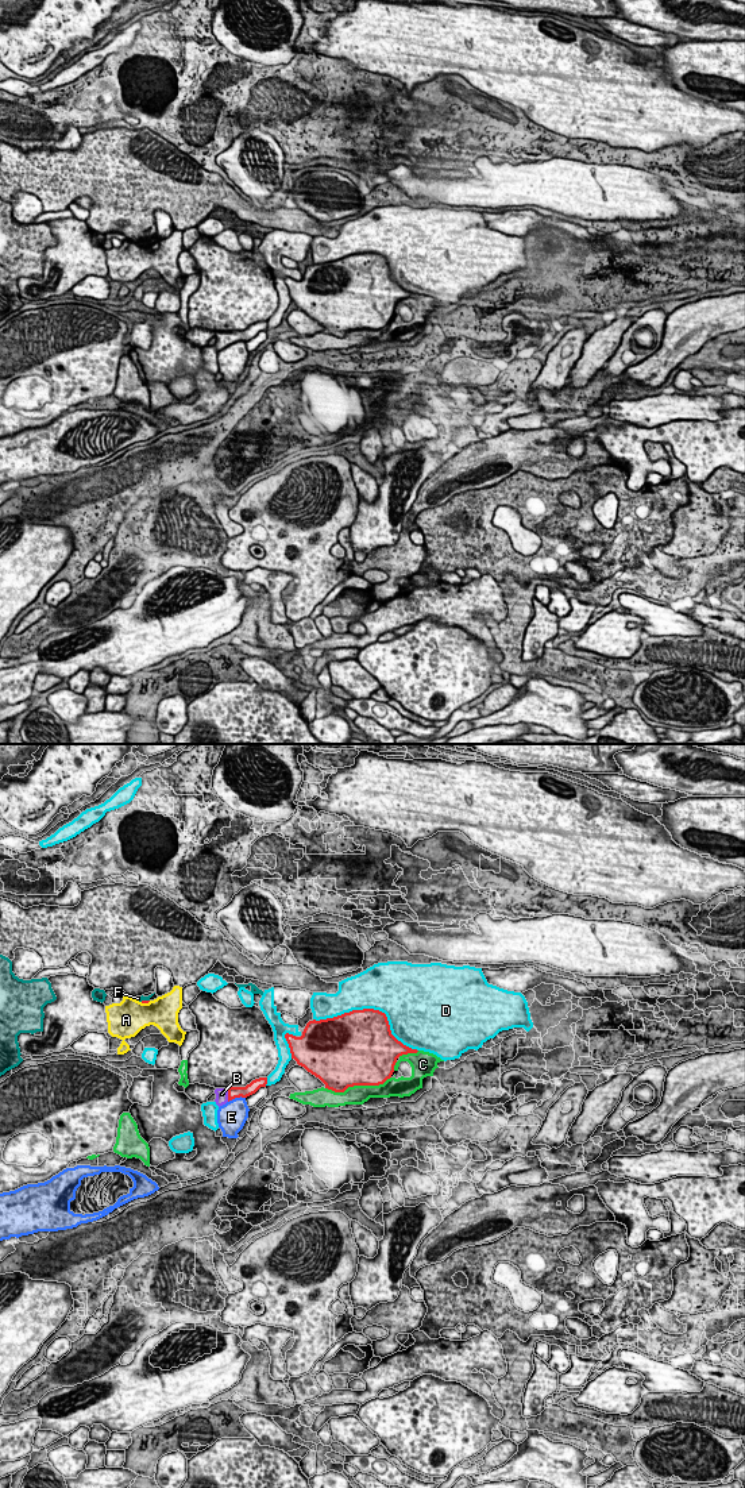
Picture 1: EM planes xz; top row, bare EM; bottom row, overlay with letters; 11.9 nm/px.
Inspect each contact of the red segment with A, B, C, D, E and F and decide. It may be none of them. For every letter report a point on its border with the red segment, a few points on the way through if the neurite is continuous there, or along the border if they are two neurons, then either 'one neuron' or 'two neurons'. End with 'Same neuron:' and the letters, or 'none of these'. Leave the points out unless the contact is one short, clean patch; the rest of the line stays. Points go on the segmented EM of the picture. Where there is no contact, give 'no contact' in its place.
A: contact xz (145, 1002); two neurons
B: contact xz (228, 1095); way xz (249, 1090), (234, 1091), (228, 1095), (222, 1094); one neuron
C: contact xz (358, 1084); two neurons
D: contact xz (371, 1009); two neurons
E: contact xz (236, 1097); two neurons
F: contact xz (145, 1001); two neurons
Same neuron: B

